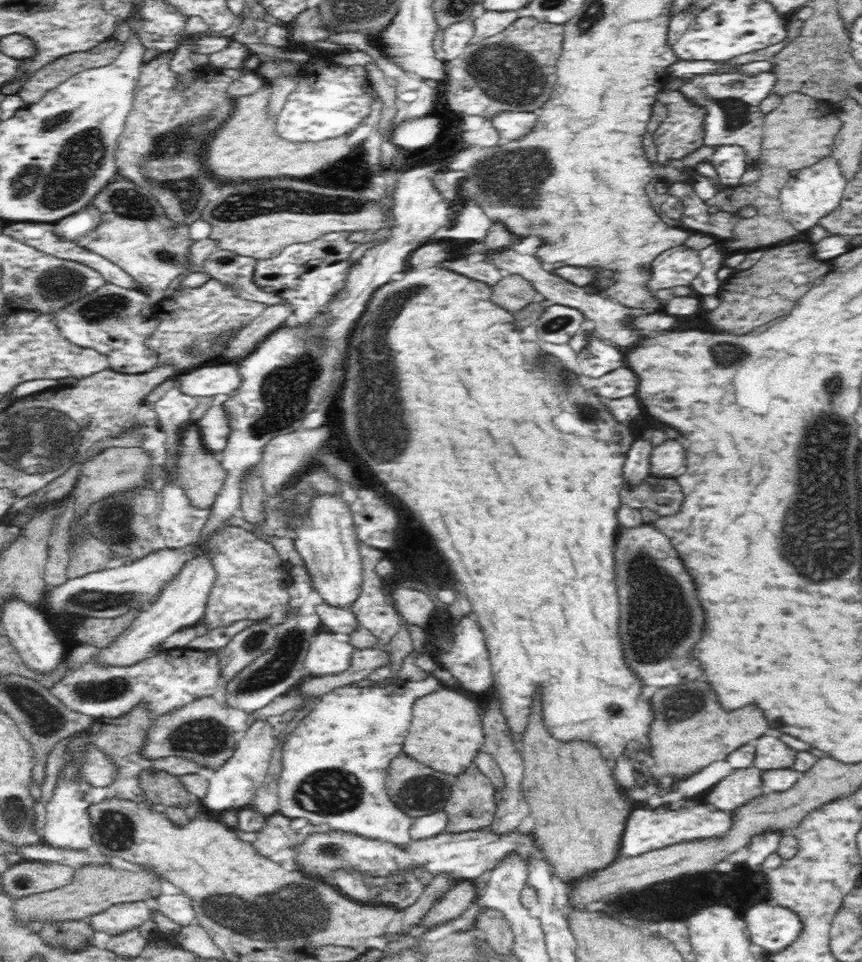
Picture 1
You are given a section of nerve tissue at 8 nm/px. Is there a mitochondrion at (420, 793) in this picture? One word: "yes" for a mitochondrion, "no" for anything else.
yes

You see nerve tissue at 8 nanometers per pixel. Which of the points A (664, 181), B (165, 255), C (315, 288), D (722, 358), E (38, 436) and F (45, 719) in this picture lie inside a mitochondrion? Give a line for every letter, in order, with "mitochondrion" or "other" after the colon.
A: other
B: mitochondrion
C: other
D: mitochondrion
E: mitochondrion
F: mitochondrion

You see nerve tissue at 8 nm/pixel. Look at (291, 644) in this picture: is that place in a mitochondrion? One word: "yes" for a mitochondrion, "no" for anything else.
yes

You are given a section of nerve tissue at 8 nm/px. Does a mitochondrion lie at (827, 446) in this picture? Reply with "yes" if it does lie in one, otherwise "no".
yes

